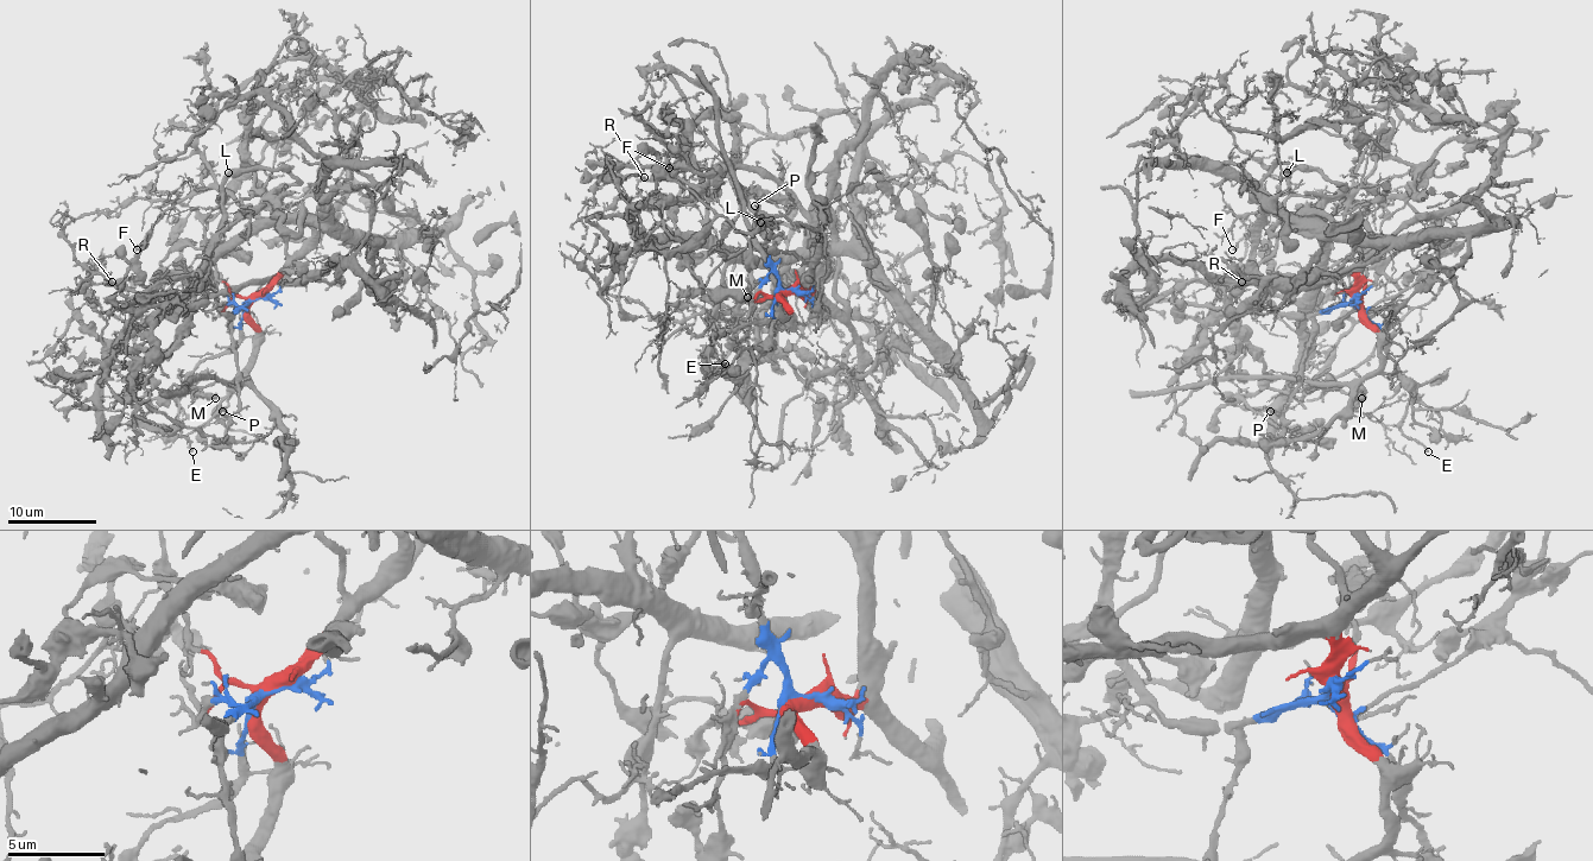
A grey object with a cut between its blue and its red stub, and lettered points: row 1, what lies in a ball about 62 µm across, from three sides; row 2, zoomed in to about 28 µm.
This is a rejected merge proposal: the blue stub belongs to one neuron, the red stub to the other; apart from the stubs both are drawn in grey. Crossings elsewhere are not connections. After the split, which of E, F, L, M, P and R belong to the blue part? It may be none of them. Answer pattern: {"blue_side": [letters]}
{"blue_side": ["E", "P"]}

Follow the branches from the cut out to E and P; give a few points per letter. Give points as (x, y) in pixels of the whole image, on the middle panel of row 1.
E: (784, 289), (775, 298), (770, 322), (739, 324), (710, 344), (710, 335), (724, 363)
P: (784, 289), (775, 263), (764, 251), (770, 222), (754, 204)

